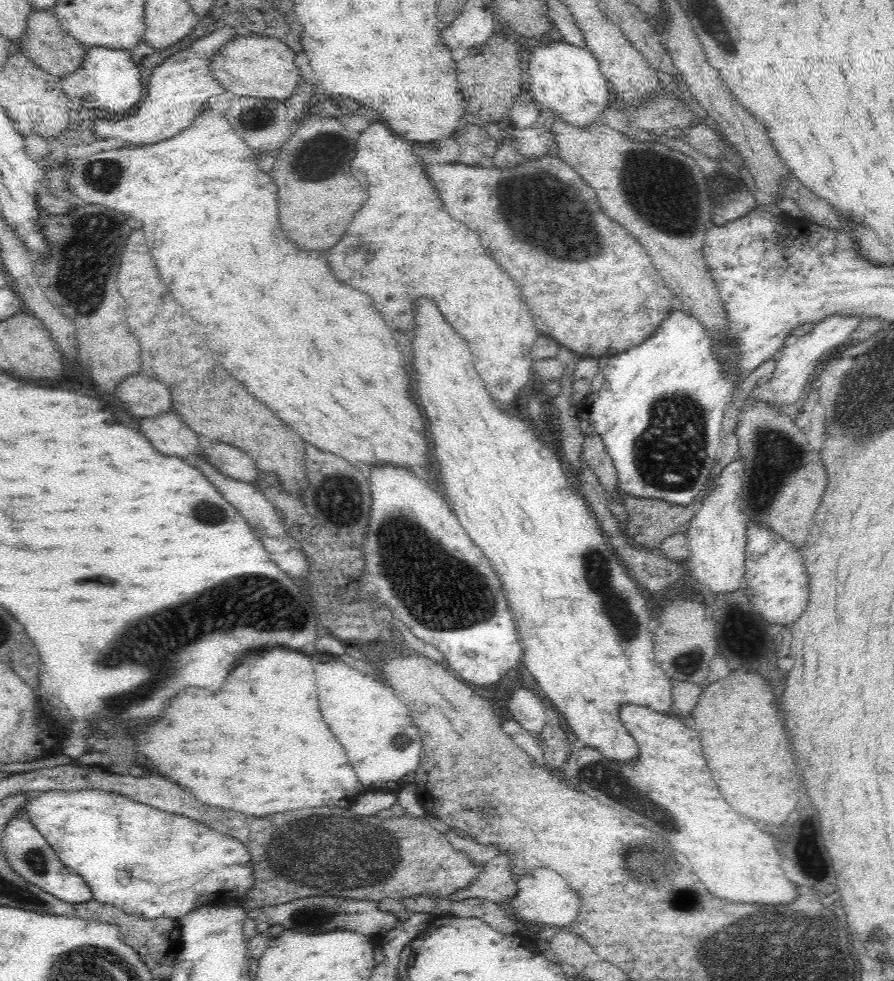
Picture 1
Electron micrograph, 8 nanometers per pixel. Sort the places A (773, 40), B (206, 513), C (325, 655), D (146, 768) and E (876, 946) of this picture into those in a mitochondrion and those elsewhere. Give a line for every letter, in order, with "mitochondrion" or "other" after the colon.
A: other
B: mitochondrion
C: other
D: other
E: mitochondrion

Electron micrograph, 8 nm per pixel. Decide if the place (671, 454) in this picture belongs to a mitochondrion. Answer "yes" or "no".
yes

